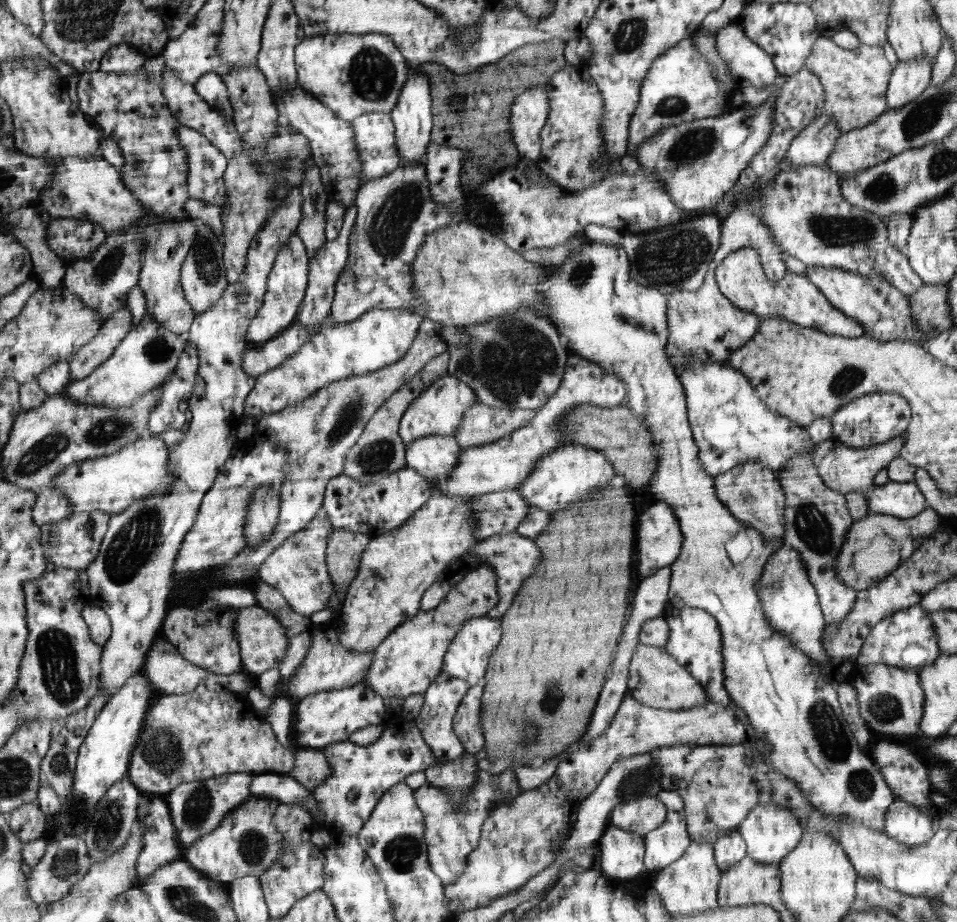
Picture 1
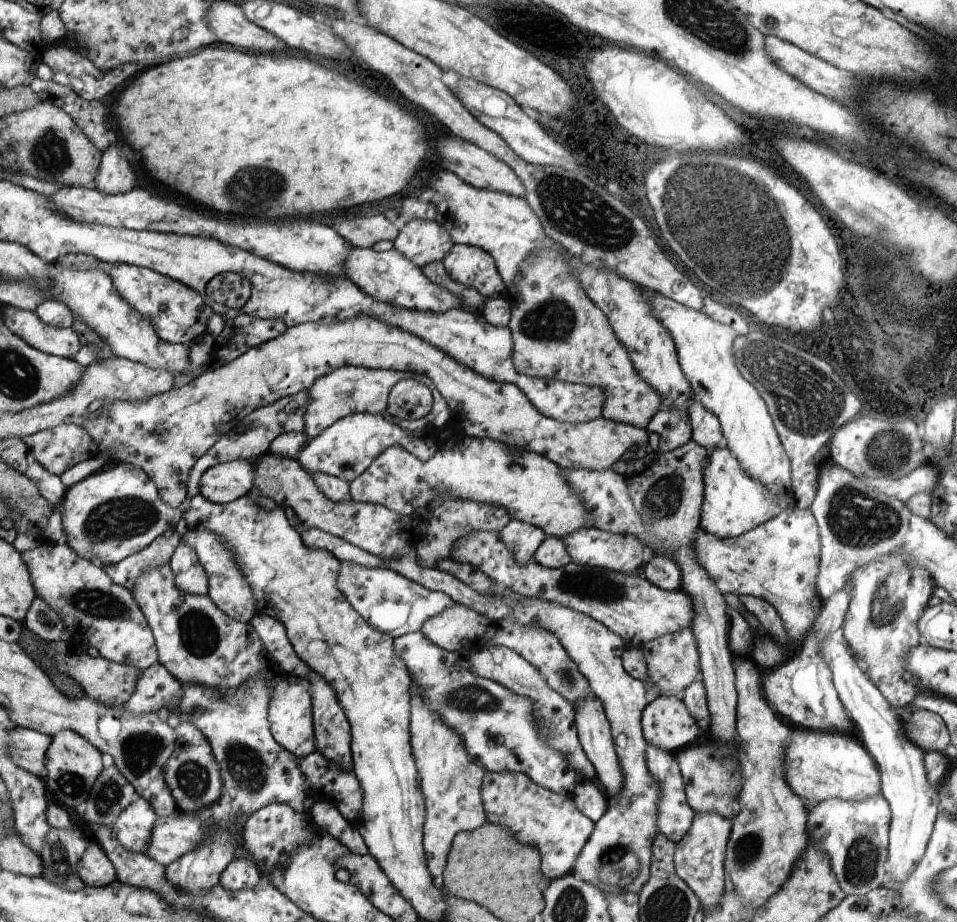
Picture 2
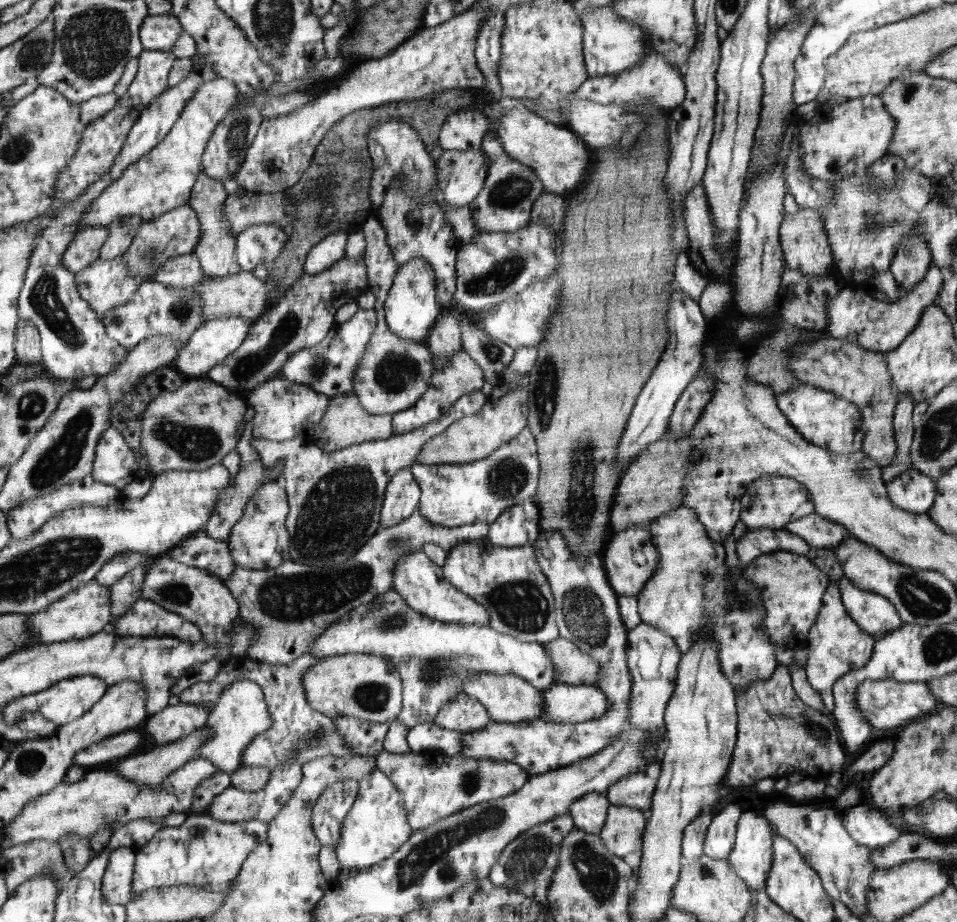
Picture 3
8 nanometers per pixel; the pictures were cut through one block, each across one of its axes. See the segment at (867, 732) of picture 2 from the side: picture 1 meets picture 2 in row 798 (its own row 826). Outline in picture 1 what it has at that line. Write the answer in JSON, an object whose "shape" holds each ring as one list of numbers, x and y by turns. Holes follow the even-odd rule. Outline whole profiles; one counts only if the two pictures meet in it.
{"shape":[[895,800,885,813,884,834,909,848,922,845,938,829,936,818,927,818,917,806]]}

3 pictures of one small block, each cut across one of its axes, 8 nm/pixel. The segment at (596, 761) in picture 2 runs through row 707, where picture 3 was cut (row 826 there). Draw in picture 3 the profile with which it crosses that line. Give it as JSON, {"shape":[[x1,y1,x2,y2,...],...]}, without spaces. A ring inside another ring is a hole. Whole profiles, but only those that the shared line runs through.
{"shape":[[589,792,568,808,567,815,572,818,575,828,591,835,598,835,604,826,608,808,607,797,601,793]]}

